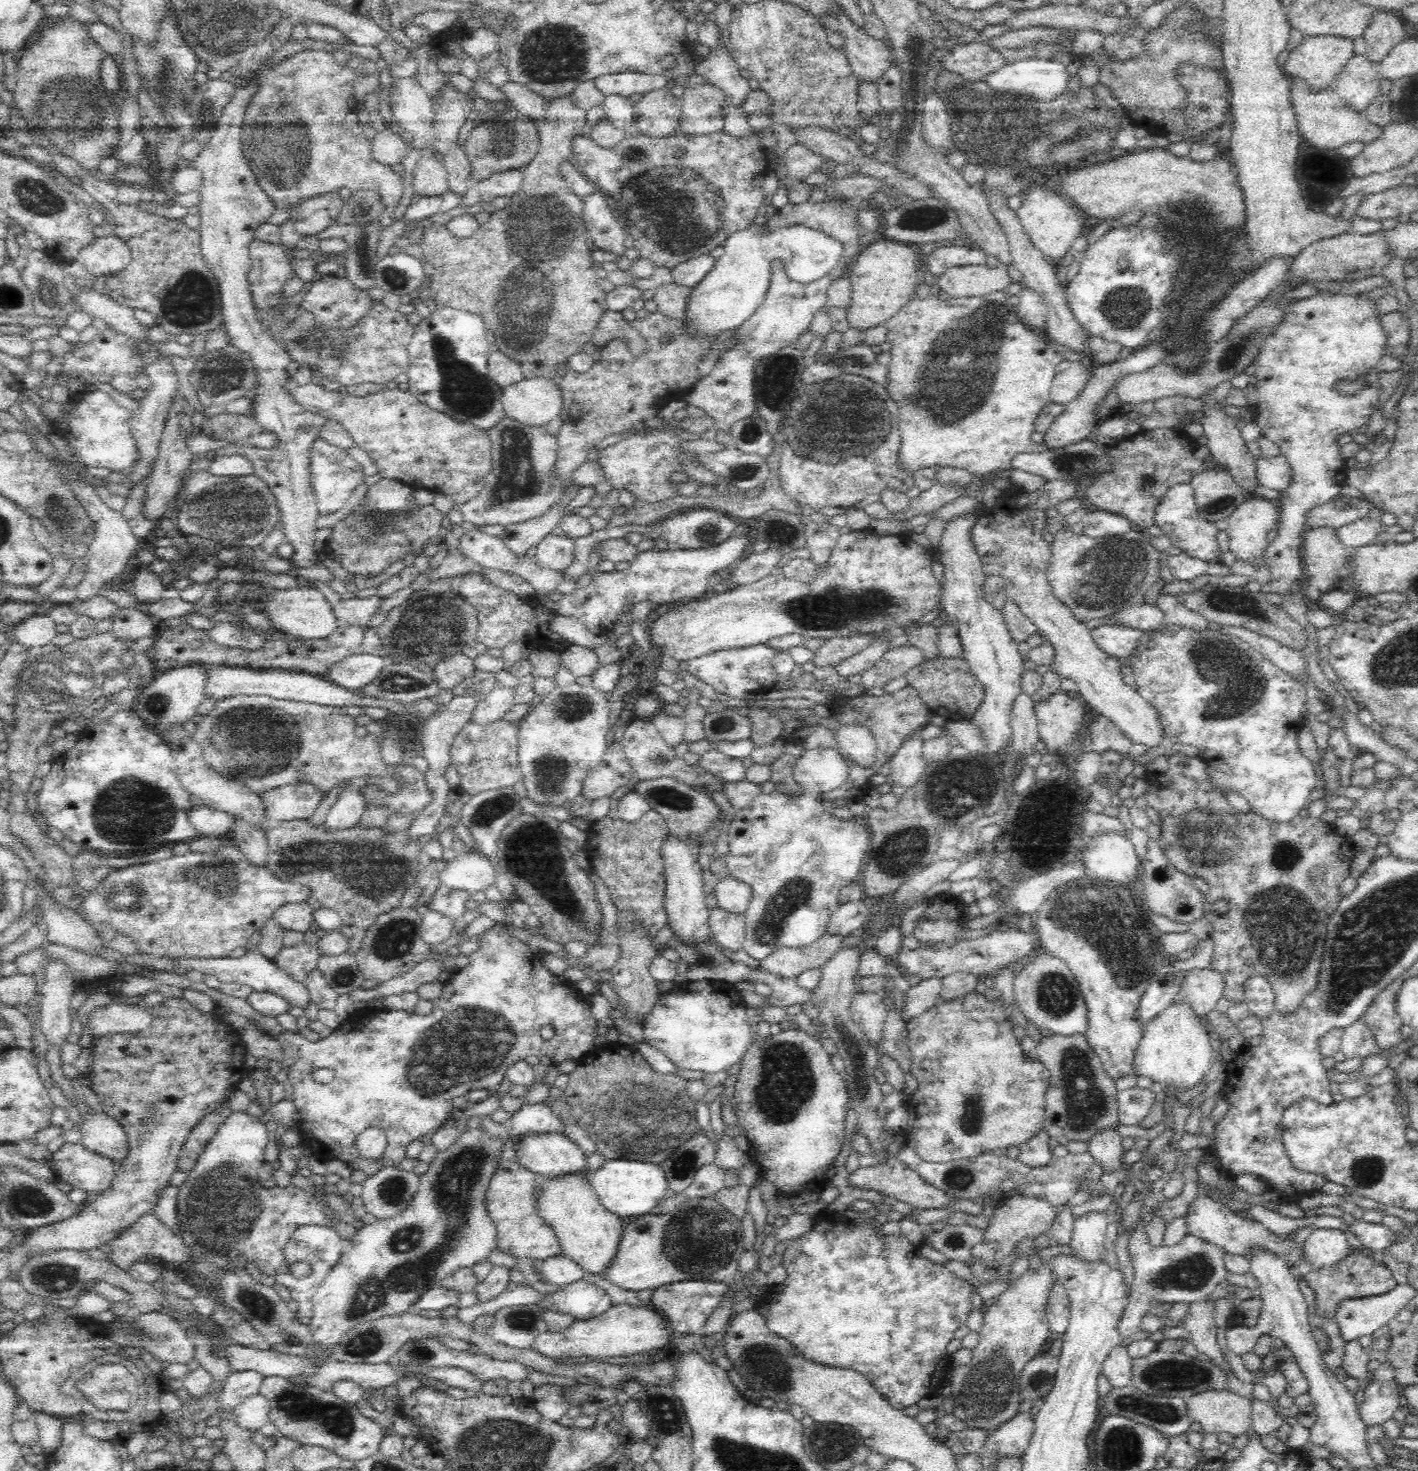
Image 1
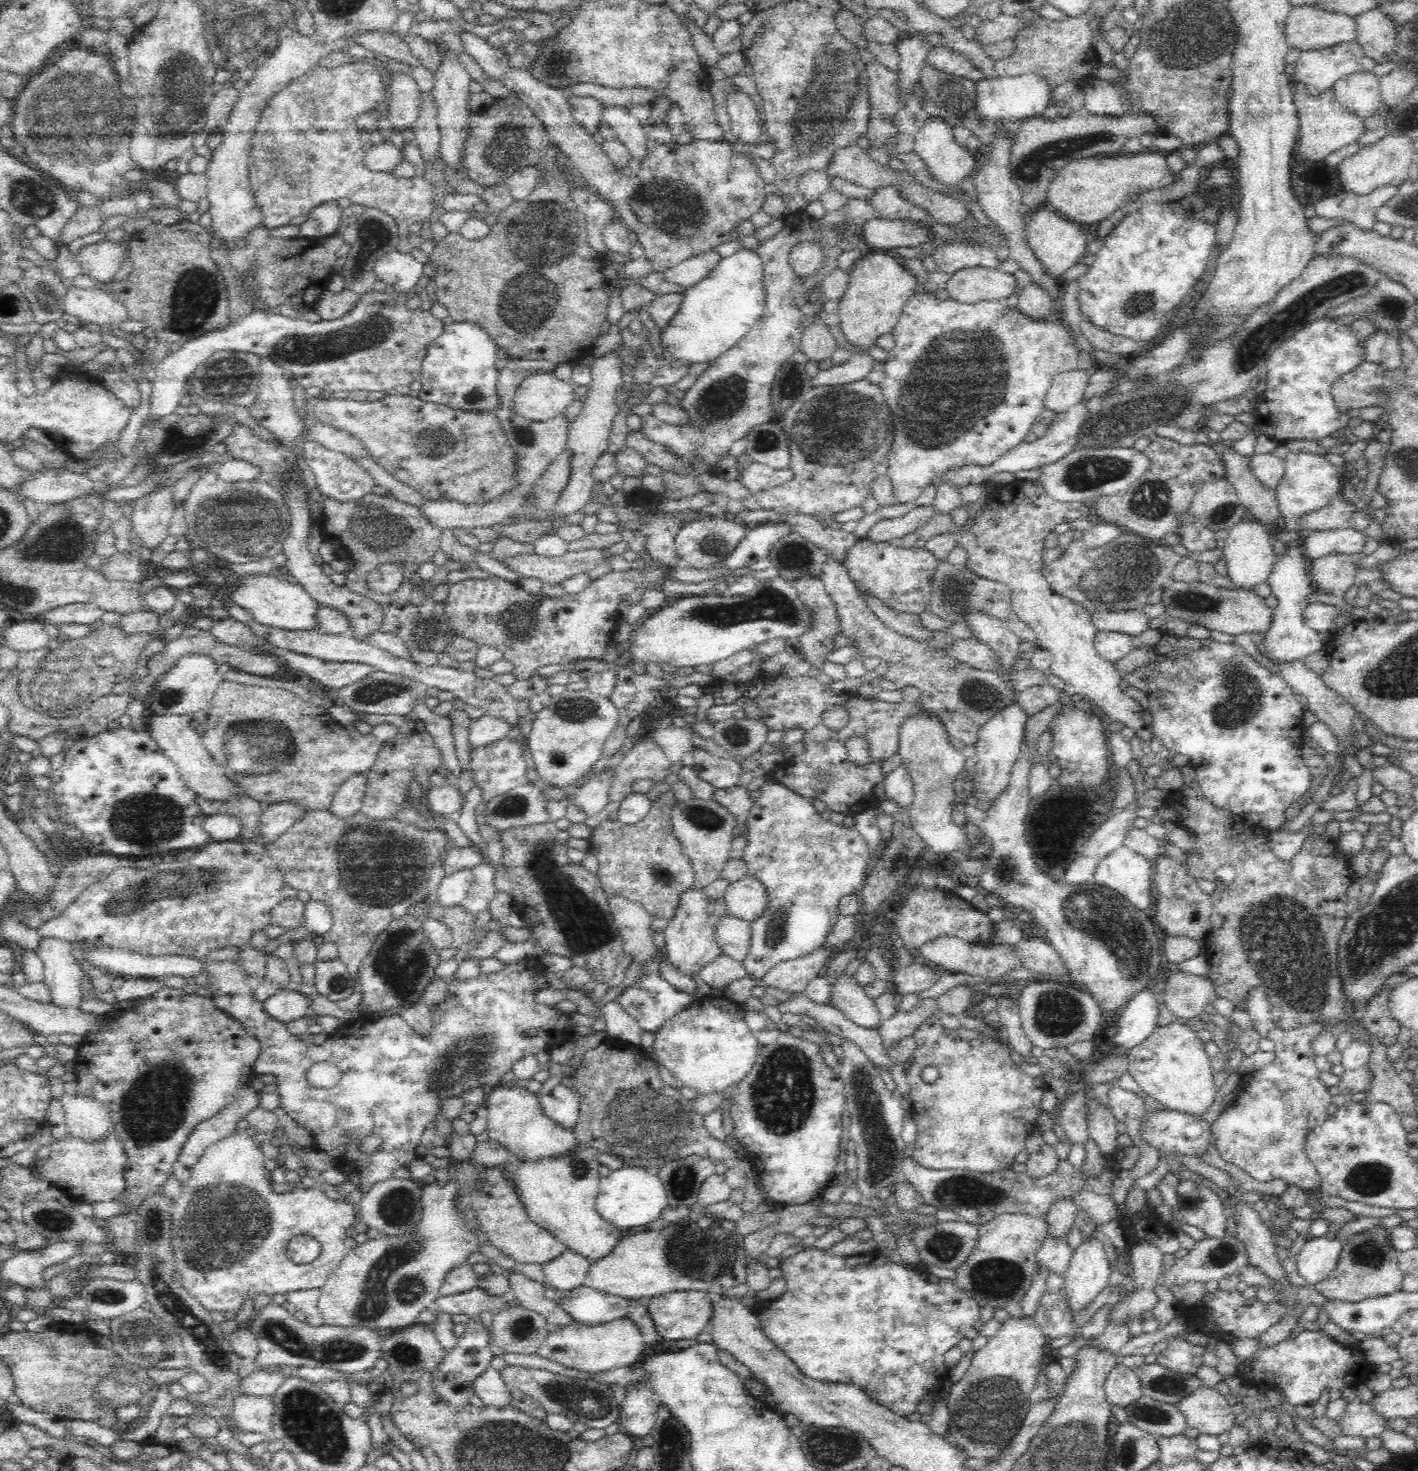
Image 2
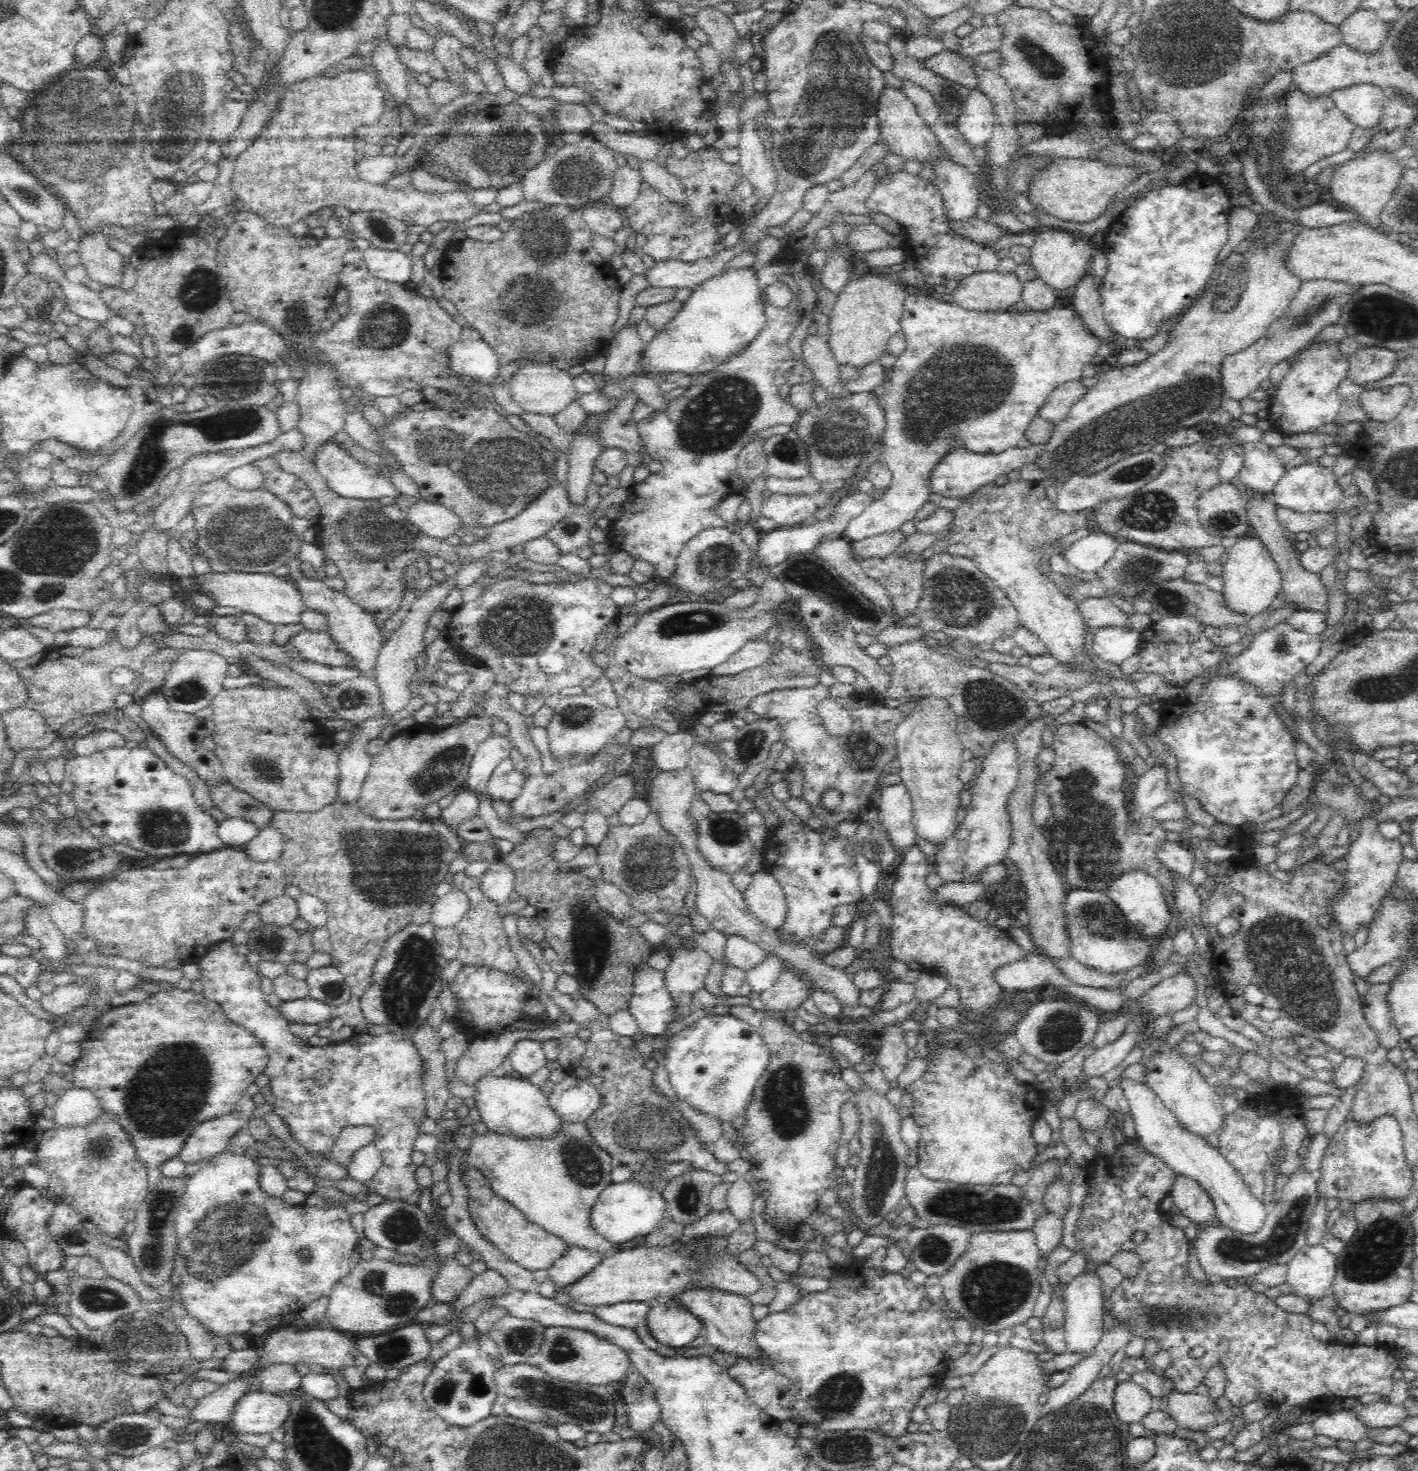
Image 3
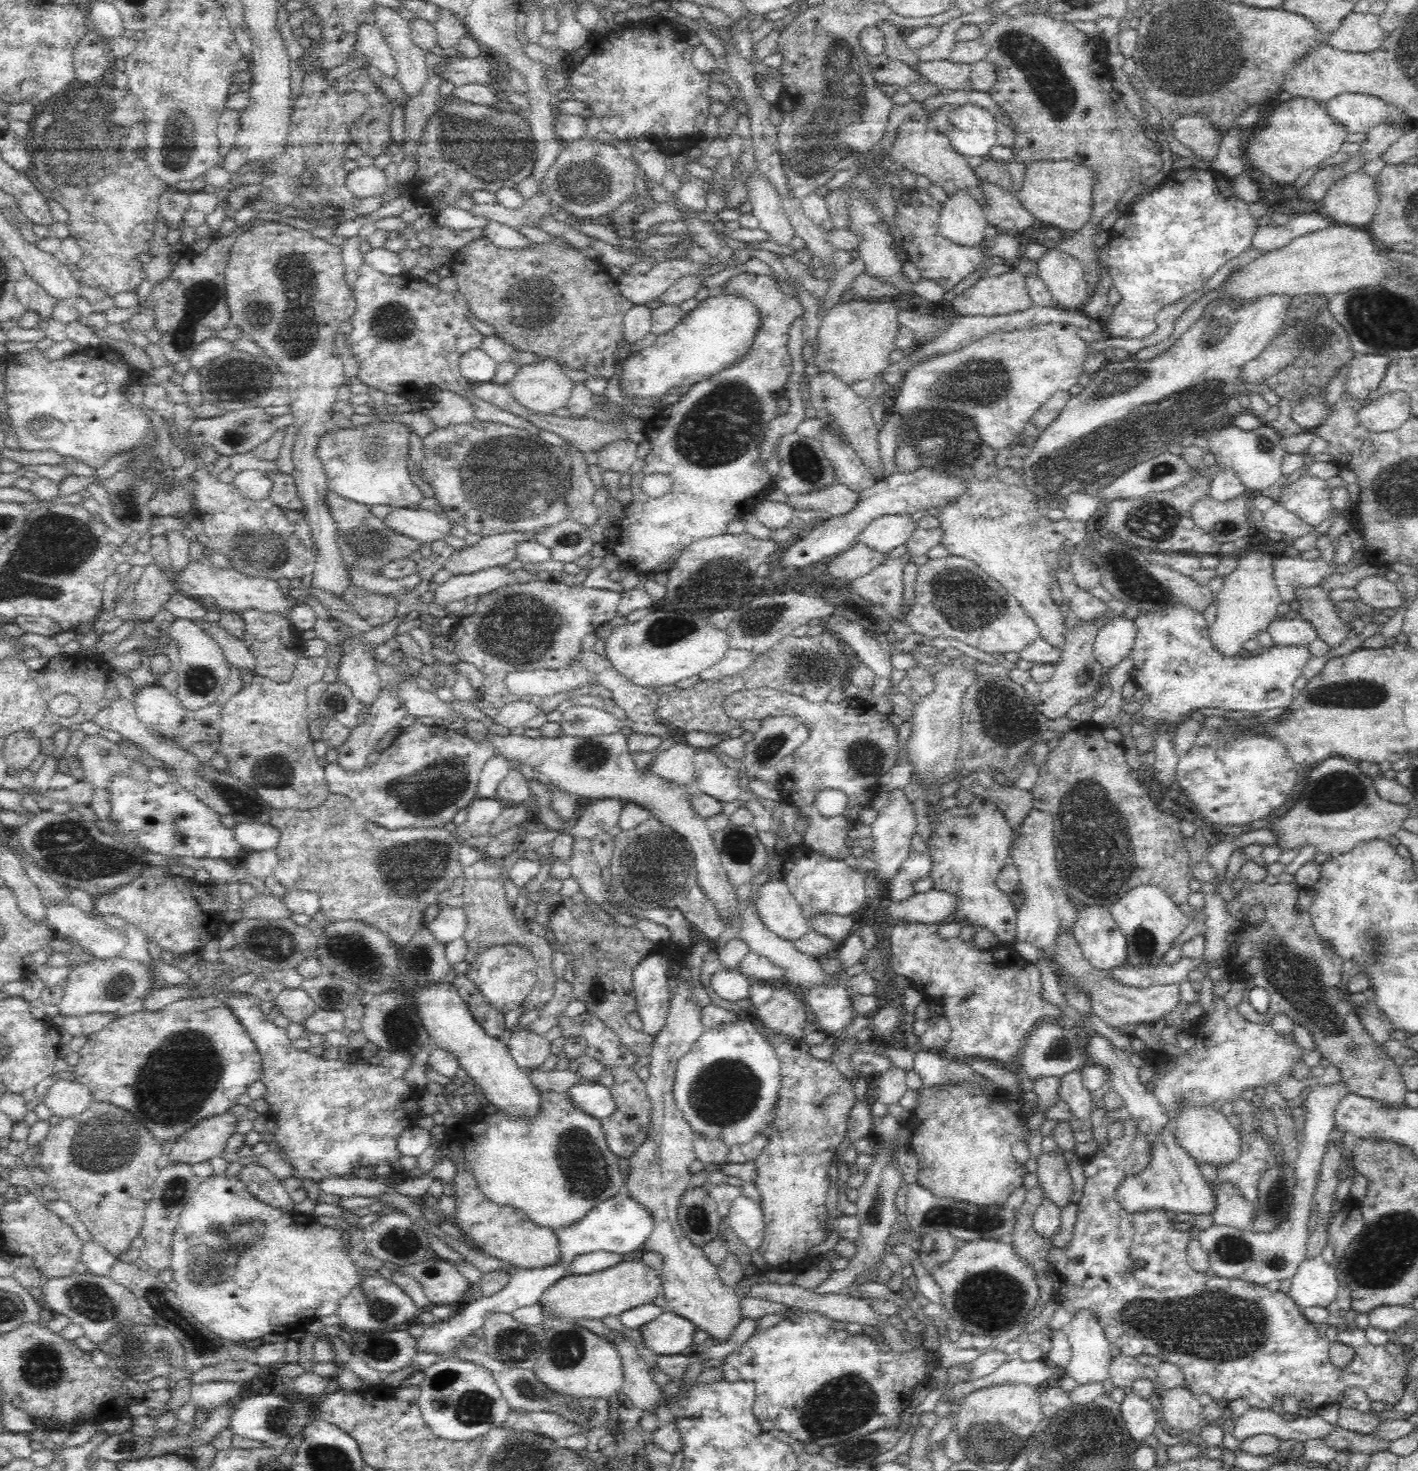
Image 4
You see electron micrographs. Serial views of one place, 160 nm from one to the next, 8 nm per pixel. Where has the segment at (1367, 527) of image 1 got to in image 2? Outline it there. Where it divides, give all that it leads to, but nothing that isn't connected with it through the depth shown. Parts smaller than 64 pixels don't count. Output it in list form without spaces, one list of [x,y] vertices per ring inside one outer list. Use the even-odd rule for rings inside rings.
[[[1340,527],[1334,530],[1314,531],[1303,544],[1304,556],[1309,559],[1330,553],[1353,555],[1361,553],[1366,544],[1364,532],[1356,528]]]

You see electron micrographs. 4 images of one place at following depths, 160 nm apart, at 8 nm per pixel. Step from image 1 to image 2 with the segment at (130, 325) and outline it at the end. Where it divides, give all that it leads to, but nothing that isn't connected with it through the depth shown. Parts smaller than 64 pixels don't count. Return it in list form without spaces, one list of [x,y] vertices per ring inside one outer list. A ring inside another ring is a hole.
[[[69,288],[63,298],[64,312],[72,314],[80,322],[92,322],[98,326],[115,326],[128,319],[126,307],[104,290],[90,288]]]

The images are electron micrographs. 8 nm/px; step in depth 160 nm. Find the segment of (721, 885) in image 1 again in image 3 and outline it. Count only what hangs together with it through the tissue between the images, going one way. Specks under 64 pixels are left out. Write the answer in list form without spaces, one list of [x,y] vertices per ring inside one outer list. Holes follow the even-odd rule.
[[[765,870],[753,874],[750,886],[741,893],[747,909],[762,924],[775,930],[783,923],[787,909],[785,894]]]

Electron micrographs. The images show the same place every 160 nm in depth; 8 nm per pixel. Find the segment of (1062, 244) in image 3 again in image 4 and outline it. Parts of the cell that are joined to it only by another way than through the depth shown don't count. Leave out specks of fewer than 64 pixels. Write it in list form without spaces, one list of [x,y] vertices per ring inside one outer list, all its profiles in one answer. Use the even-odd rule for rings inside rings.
[[[1061,248],[1046,250],[1037,260],[1036,274],[1051,292],[1051,306],[1080,312],[1090,298],[1081,263]]]

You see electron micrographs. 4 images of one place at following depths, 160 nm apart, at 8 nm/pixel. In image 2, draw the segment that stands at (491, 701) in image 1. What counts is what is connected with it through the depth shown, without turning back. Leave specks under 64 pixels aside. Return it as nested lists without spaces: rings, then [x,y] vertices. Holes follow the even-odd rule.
[[[484,713],[478,719],[472,719],[470,722],[470,732],[468,732],[470,746],[490,746],[492,742],[506,738],[511,730],[511,726],[504,717],[496,717]]]

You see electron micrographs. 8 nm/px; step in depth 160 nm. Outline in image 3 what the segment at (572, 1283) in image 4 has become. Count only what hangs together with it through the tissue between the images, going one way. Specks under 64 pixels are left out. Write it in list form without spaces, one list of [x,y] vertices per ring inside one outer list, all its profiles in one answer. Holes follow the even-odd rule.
[[[726,1235],[682,1238],[661,1247],[645,1243],[634,1248],[618,1248],[563,1291],[574,1304],[590,1306],[677,1298],[690,1288],[709,1288],[747,1297],[758,1290],[759,1282],[754,1272],[748,1271],[738,1258],[739,1255],[728,1251]]]

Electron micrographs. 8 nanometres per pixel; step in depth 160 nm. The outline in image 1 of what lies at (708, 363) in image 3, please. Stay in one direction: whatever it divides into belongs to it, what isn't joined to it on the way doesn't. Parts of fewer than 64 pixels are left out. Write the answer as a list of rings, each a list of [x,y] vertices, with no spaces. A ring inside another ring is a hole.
[[[752,224],[744,230],[731,234],[723,245],[723,256],[715,263],[714,268],[693,288],[690,294],[686,323],[690,325],[690,331],[698,337],[716,335],[728,330],[738,328],[745,320],[754,314],[754,311],[762,304],[766,296],[771,280],[771,263],[778,258],[785,266],[786,275],[794,281],[808,284],[826,276],[841,260],[843,245],[835,238],[826,236],[823,232],[808,228],[804,225],[782,225],[774,227],[763,224]]]

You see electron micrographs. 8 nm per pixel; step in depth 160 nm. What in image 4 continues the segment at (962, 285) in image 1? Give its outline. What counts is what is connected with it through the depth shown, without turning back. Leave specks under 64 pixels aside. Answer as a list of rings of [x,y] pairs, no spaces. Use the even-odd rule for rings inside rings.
[[[1009,270],[996,276],[983,275],[980,280],[957,295],[949,304],[955,308],[956,312],[966,317],[1007,315],[1023,311],[1033,305],[1025,287],[1025,276],[1017,270]]]

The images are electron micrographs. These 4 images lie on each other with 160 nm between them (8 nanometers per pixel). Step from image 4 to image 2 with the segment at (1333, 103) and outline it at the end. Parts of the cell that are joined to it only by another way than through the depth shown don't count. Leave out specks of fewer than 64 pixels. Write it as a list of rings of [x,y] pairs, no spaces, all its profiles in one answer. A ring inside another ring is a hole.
[[[1354,71],[1338,79],[1333,94],[1345,108],[1364,120],[1380,110],[1381,86],[1379,77],[1372,71]]]

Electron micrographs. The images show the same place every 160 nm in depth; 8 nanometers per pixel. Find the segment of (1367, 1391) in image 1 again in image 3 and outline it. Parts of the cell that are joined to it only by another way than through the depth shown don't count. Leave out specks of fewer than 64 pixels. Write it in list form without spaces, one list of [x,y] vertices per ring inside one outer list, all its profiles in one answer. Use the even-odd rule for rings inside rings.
[[[1345,1409],[1342,1412],[1320,1413],[1311,1420],[1314,1432],[1334,1440],[1352,1440],[1356,1442],[1366,1438],[1370,1432],[1370,1425],[1362,1421],[1362,1417]]]

